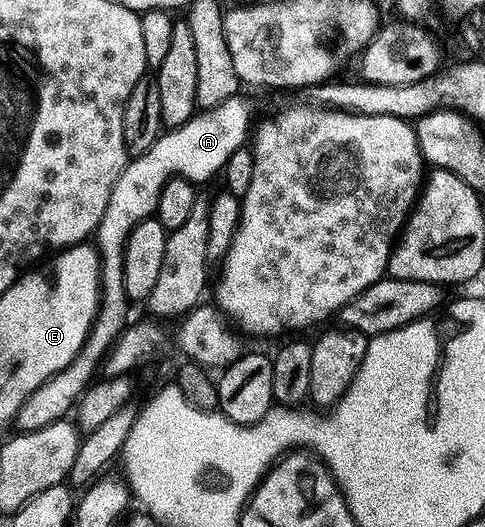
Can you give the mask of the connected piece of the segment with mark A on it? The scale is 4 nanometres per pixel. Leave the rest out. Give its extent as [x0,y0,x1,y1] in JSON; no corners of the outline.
[17,95,253,433]

